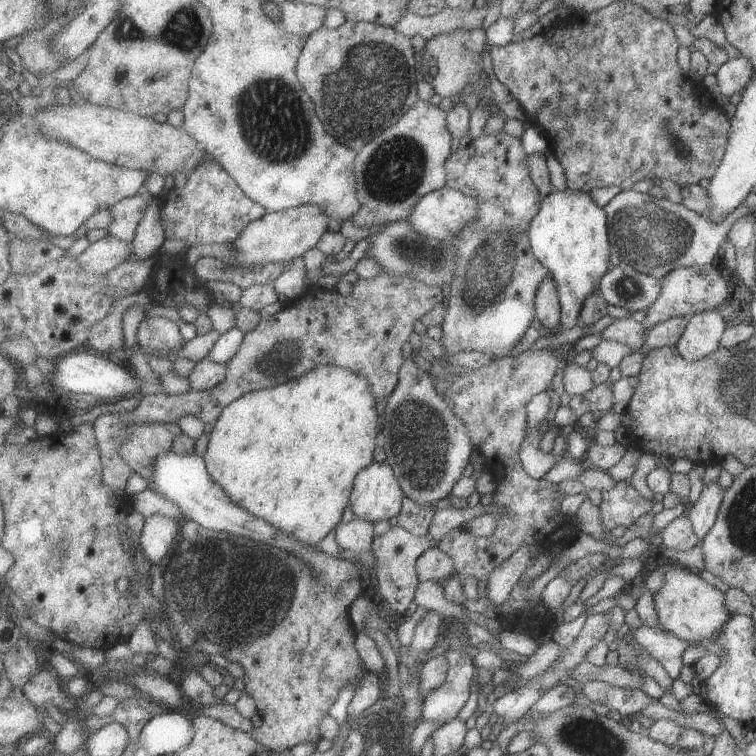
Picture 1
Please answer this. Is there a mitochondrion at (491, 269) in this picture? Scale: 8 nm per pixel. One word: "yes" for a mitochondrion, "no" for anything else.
yes

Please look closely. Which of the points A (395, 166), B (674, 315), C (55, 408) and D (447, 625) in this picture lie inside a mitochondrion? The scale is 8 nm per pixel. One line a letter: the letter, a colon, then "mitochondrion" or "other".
A: mitochondrion
B: other
C: other
D: other

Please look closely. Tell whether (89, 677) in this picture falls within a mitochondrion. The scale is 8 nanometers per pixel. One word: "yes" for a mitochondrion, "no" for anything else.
no

